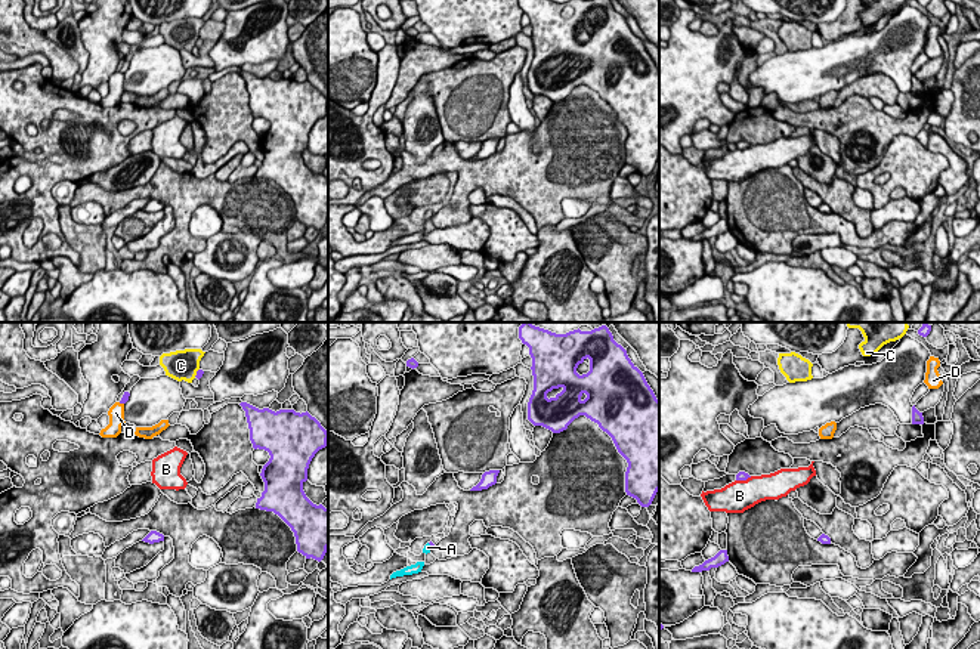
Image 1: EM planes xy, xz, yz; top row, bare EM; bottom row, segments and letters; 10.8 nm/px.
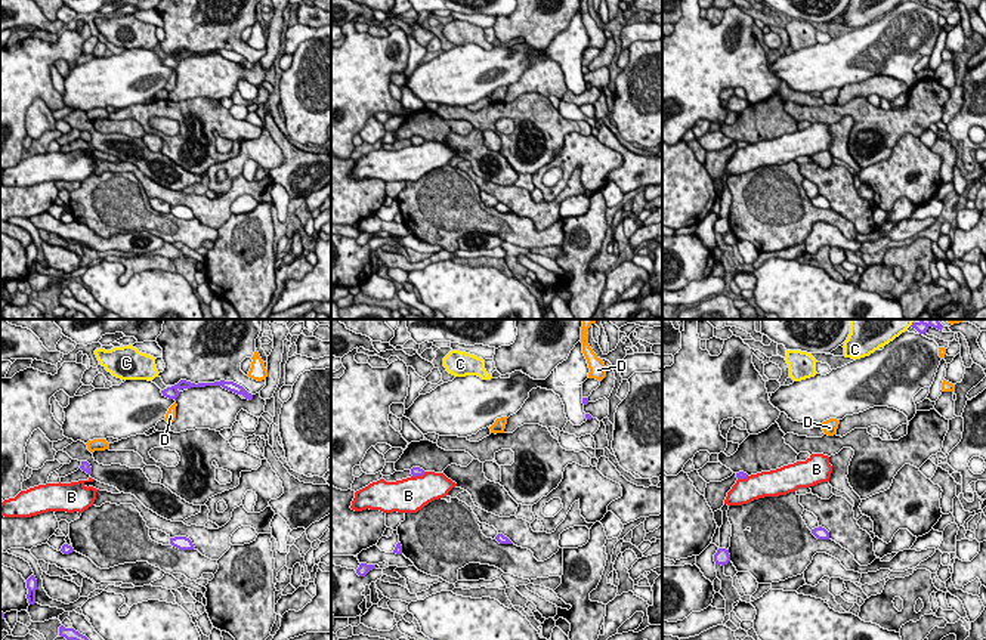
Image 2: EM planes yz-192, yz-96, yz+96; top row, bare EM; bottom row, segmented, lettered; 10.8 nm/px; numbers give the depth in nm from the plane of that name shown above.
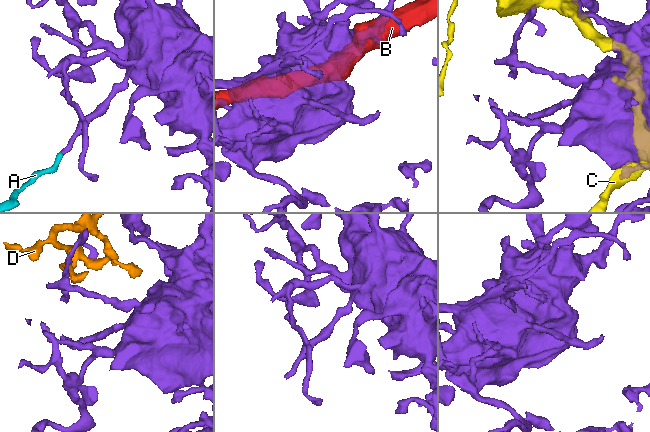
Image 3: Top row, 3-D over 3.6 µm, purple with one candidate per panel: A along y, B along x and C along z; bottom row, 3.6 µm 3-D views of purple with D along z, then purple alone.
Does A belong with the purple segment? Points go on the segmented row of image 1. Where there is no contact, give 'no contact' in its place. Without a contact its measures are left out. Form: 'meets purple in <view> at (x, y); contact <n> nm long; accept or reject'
meets purple in xz at (430, 544); contact 70 nm long; accept

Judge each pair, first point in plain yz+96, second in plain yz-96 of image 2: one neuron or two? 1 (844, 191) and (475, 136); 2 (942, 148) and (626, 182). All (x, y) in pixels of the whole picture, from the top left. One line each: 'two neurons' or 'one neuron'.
1: two neurons
2: one neuron

